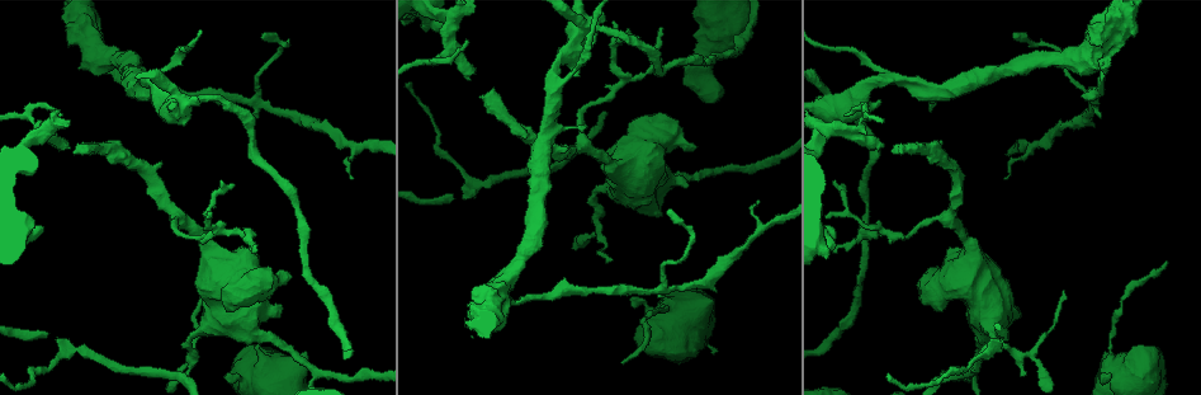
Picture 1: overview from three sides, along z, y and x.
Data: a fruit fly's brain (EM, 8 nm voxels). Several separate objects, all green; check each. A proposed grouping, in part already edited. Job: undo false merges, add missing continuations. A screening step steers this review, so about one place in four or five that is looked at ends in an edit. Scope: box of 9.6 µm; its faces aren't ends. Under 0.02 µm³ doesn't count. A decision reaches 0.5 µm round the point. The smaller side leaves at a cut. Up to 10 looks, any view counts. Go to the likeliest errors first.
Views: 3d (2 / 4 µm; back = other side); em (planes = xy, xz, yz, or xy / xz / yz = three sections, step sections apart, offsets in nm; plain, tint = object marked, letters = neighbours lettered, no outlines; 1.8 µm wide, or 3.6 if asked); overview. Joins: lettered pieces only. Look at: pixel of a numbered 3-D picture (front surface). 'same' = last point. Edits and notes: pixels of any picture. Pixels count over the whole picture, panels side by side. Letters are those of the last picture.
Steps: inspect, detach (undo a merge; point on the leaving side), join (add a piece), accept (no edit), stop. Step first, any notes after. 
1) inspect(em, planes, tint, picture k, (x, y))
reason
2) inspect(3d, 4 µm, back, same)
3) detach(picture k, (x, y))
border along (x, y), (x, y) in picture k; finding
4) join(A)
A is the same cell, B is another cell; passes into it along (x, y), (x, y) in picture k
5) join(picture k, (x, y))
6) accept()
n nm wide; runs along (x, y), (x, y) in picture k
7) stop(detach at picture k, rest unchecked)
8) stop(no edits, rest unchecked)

inspect(em, xz, step 16, tint, picture 1, (58, 338))
an open end

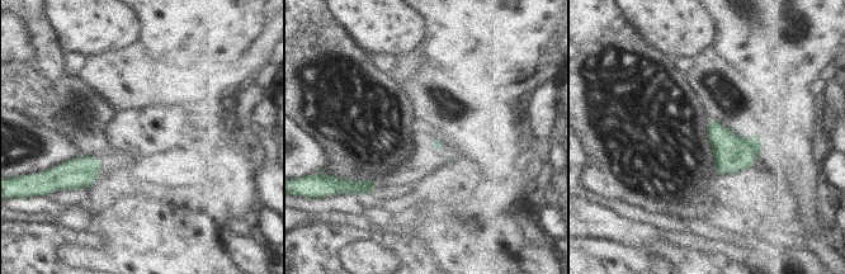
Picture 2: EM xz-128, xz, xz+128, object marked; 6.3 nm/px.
inspect(em, planes, letters, same)

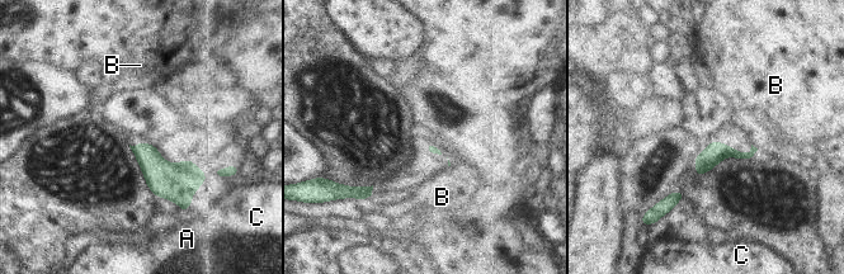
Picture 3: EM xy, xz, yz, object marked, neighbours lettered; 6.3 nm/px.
accept()
A, B and C are other cells; border along (751, 143), (757, 149) in picture 3; none of them fits

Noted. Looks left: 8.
inspect(3d, 4 µm, picture 1, (253, 102))
three arms meet

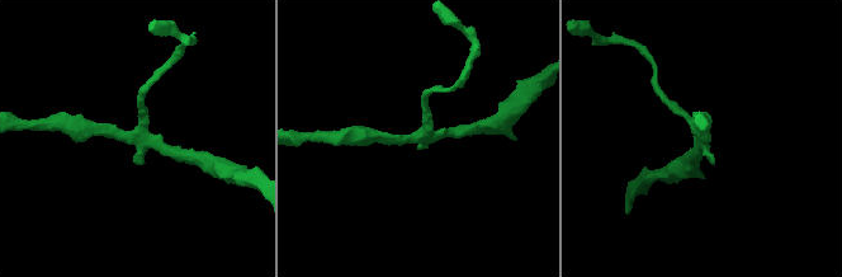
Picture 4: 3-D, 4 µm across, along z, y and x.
inspect(em, planes, letters, picture 4, (424, 136))
3 arms; need the tissue

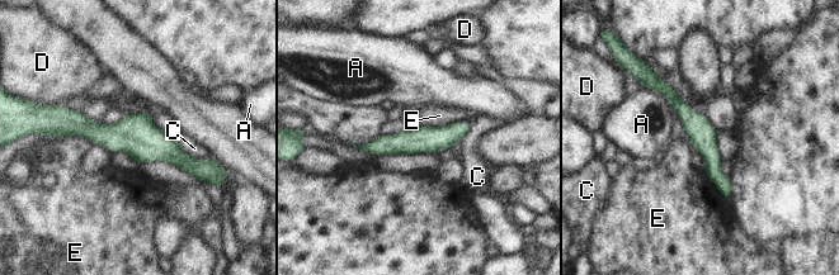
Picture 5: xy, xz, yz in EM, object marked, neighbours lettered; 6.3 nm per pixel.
accept()
A, C, D and E are other cells; border along (51, 136), (81, 136), (93, 142) in picture 5; all the same cell

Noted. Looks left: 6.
inspect(em, xz, step 16, tint, picture 1, (212, 260))
calibre changes

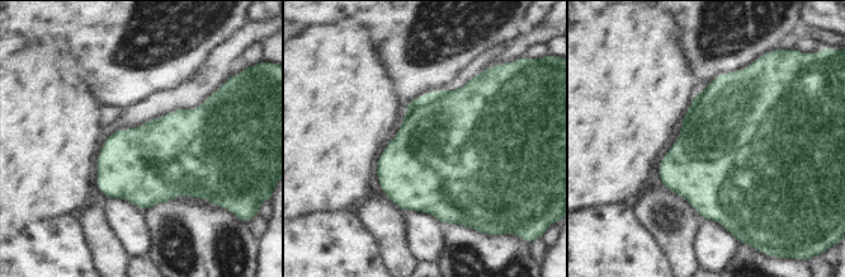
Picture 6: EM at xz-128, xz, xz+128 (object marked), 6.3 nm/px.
inspect(em, xz, step 16, letters, same)

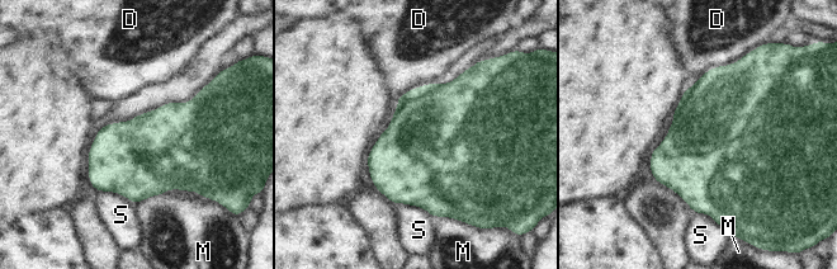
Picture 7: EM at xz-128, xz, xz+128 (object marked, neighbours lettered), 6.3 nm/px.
accept()
D, M and S are other cells; border along (739, 60), (710, 67), (699, 78) in picture 7; one cell here

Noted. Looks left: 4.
inspect(em, xz, step 16, tint, picture 1, (662, 214))

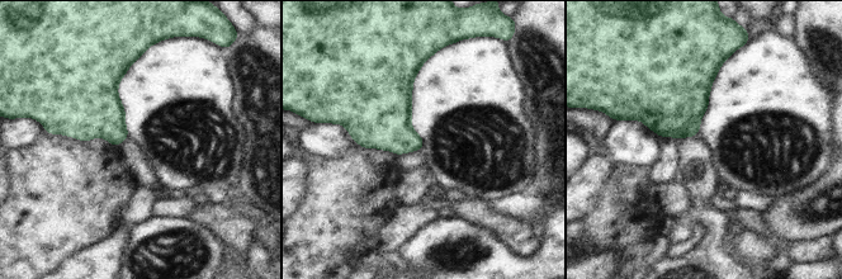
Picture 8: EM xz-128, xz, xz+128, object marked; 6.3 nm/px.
inspect(em, planes, letters, same)
cut it another way

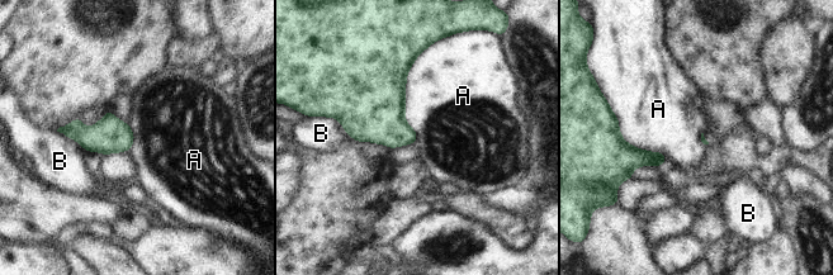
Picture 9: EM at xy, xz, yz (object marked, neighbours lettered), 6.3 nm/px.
accept()
A touches over 600 nm; A and B are other cells; none of them fits

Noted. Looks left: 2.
stop(no edits, rest unchecked)

